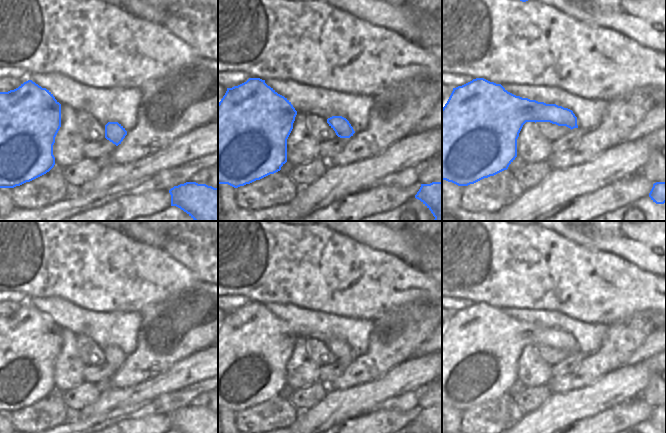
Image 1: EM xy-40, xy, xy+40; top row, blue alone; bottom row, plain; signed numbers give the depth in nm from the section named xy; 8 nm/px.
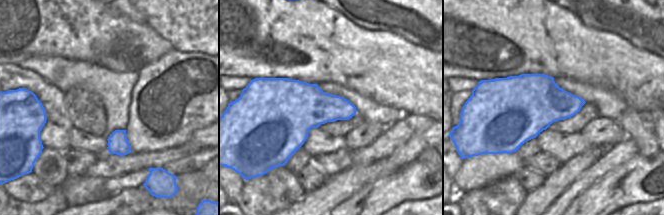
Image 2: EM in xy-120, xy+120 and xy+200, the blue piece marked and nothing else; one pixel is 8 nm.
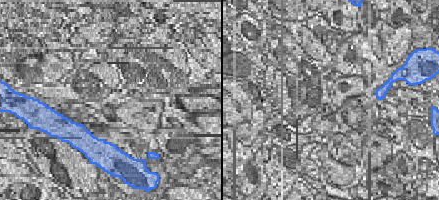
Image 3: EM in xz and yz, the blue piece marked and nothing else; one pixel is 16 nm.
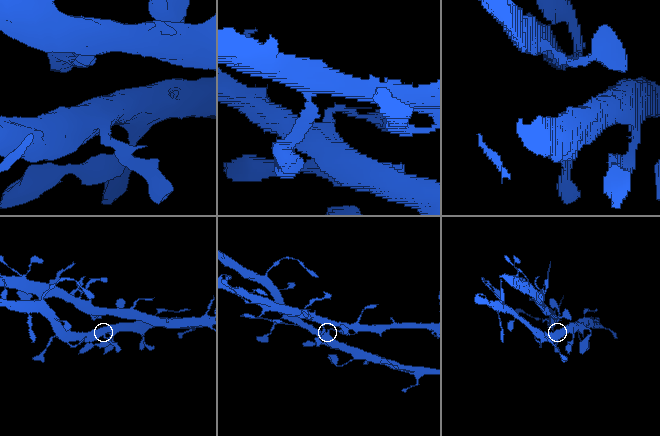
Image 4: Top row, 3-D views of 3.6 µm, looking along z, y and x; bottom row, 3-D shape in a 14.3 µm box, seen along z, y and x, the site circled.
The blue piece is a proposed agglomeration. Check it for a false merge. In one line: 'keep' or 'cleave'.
keep

